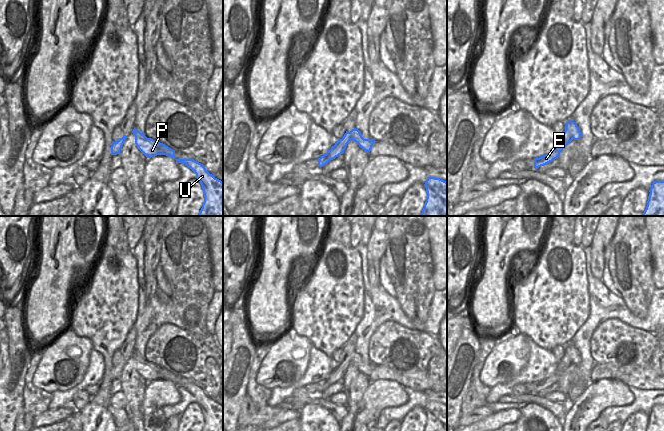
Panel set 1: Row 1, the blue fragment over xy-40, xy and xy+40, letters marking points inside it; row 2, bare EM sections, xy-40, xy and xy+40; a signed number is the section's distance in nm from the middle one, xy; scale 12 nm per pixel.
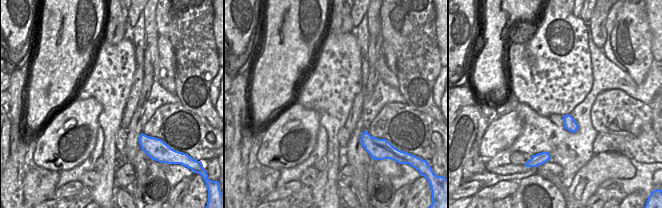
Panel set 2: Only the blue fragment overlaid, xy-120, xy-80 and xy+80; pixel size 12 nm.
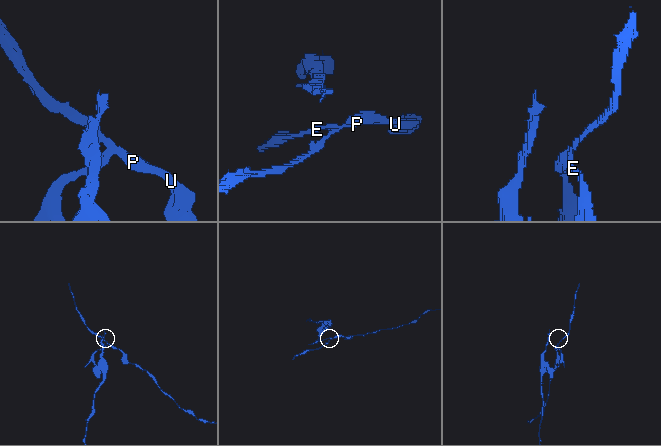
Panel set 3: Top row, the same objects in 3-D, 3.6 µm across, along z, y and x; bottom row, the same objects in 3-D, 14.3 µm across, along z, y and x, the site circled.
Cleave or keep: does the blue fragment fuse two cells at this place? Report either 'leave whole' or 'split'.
split

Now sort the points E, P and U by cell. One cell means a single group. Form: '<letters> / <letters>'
E / P U

